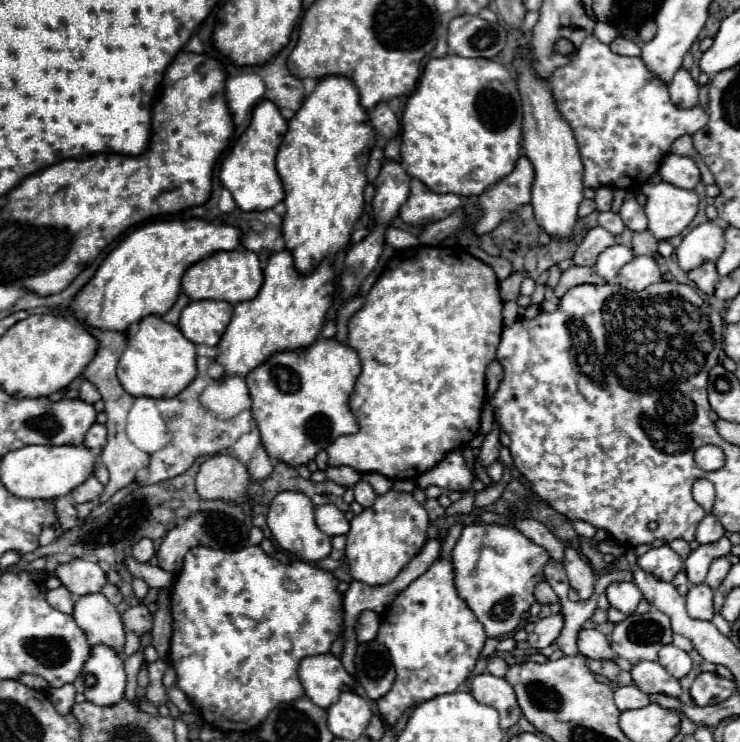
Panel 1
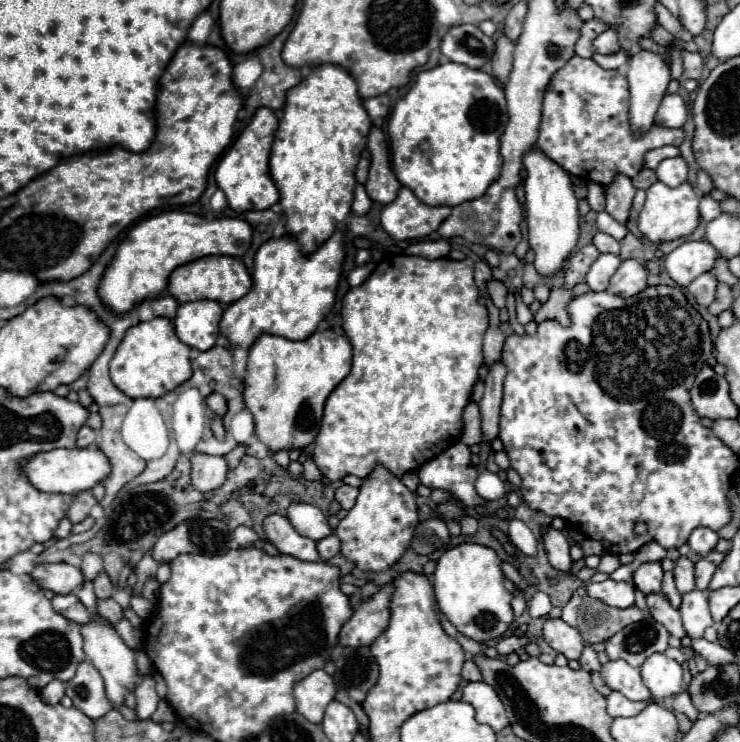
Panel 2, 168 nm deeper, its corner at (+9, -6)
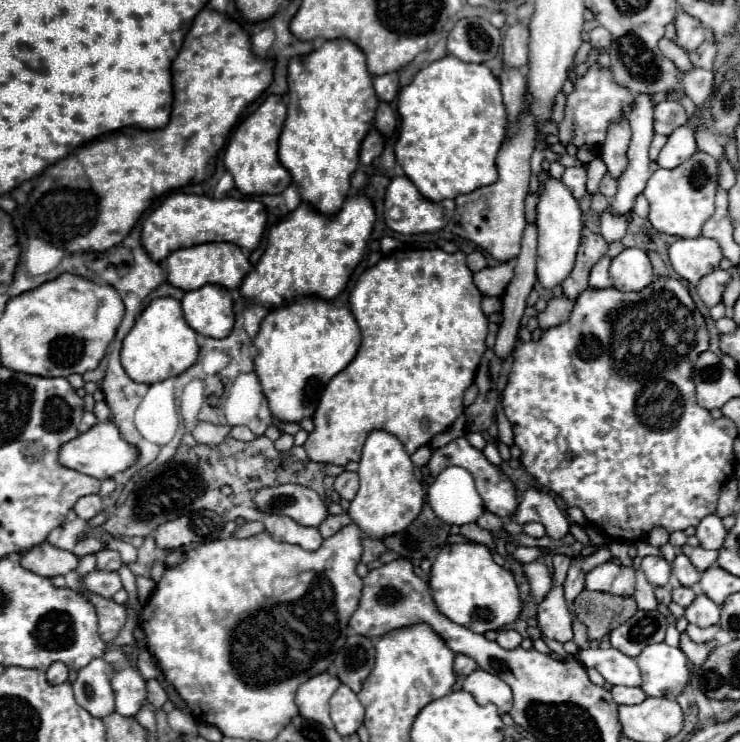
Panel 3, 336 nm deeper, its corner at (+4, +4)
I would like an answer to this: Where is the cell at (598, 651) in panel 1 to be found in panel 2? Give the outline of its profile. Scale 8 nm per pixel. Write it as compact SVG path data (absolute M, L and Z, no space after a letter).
M546 618L544 626L542 626L542 636L550 644L550 648L554 648L558 654L564 654L568 660L580 658L580 652L584 648L582 638L576 632L576 628L568 626L564 620Z

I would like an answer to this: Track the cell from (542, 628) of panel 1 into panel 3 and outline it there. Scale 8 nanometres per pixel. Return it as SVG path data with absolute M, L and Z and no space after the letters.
M501 630L499 636L497 636L497 644L503 646L503 648L507 648L507 650L517 648L521 644L521 640L523 640L521 634L515 632L515 630Z

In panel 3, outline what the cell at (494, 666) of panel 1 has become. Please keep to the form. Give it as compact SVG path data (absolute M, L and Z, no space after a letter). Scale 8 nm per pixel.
M457 654L455 656L455 672L457 674L471 674L473 670L477 670L479 666L477 666L477 662L473 660L473 658L469 658L469 656L465 656L465 654Z

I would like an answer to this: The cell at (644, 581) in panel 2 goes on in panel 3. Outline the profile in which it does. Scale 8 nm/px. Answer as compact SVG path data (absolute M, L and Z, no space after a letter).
M645 556L645 558L643 558L643 564L641 564L641 570L645 572L647 580L649 580L653 586L667 586L671 566L669 566L669 562L667 562L665 558Z

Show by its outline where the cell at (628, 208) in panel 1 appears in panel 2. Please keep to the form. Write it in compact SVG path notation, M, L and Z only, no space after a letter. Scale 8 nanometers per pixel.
M616 174L612 184L606 186L606 212L618 222L626 224L634 192L636 188L632 186L632 180L624 174Z

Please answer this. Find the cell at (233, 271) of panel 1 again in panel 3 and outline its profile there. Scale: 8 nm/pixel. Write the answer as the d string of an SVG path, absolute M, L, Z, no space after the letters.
M209 242L209 244L199 244L199 246L175 250L167 258L167 268L169 268L167 280L185 292L197 290L205 284L217 284L227 290L235 290L241 286L243 278L249 274L251 264L249 264L247 254L239 246L229 244L229 242Z

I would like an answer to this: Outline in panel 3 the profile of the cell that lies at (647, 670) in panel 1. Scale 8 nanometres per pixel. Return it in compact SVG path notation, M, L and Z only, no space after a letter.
M589 648L579 650L577 658L587 666L595 668L609 684L621 684L621 686L641 686L641 674L635 658L625 656L623 652L609 648Z

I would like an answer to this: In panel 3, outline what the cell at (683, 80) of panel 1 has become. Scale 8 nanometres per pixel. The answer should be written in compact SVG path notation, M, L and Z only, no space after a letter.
M663 100L655 106L655 132L669 136L675 128L687 124L687 112L679 100Z

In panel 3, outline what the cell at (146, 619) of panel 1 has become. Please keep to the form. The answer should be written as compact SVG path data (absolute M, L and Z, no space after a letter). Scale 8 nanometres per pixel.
M95 570L95 572L87 574L87 576L83 578L83 582L85 582L85 588L87 588L89 592L95 592L95 594L99 594L99 596L103 596L103 598L113 598L113 594L123 588L121 578L119 578L117 572L105 574L105 572L101 572L101 570Z

